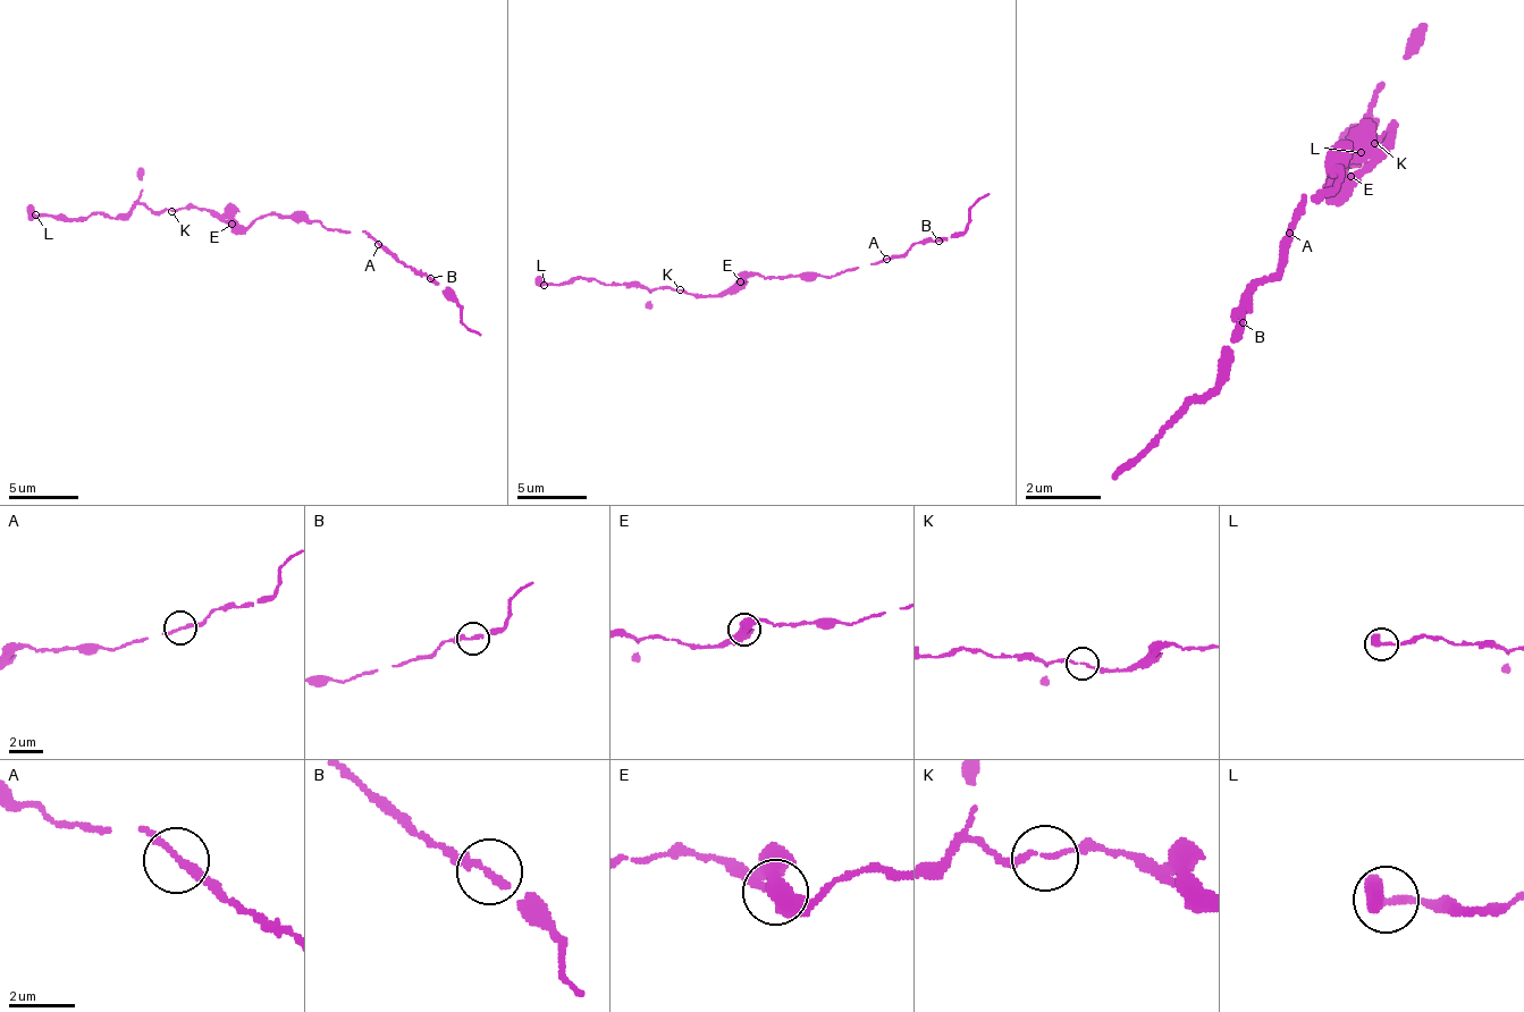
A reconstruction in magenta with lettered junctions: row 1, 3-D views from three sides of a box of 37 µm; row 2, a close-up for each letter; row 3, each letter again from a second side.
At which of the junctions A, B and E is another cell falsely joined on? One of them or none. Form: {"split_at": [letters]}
{"split_at": []}

